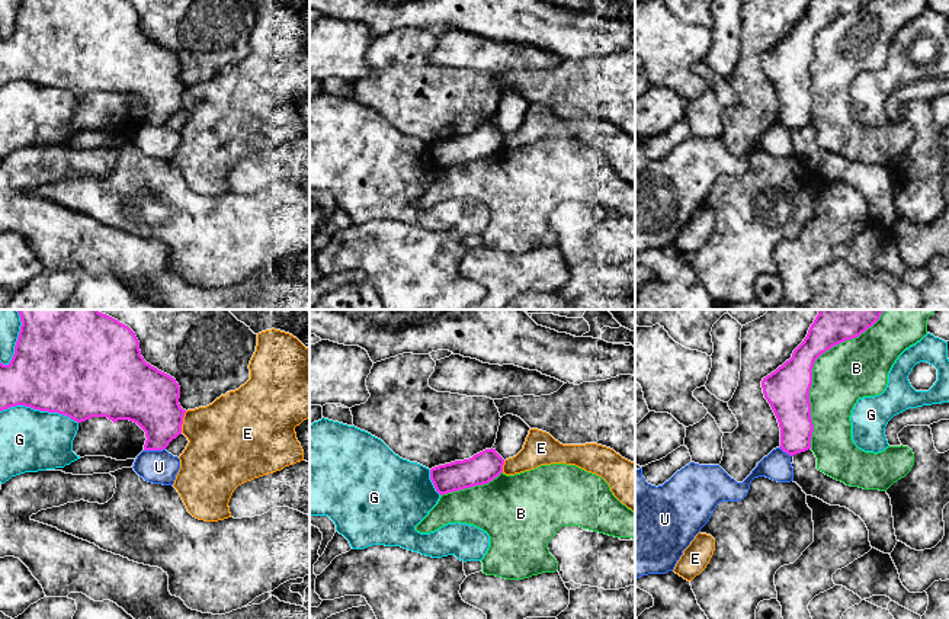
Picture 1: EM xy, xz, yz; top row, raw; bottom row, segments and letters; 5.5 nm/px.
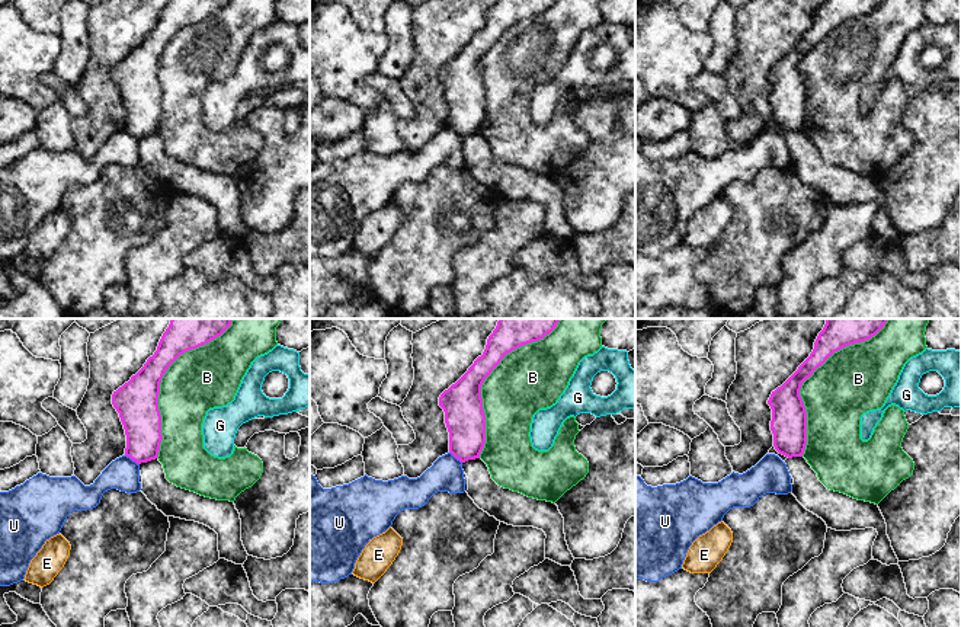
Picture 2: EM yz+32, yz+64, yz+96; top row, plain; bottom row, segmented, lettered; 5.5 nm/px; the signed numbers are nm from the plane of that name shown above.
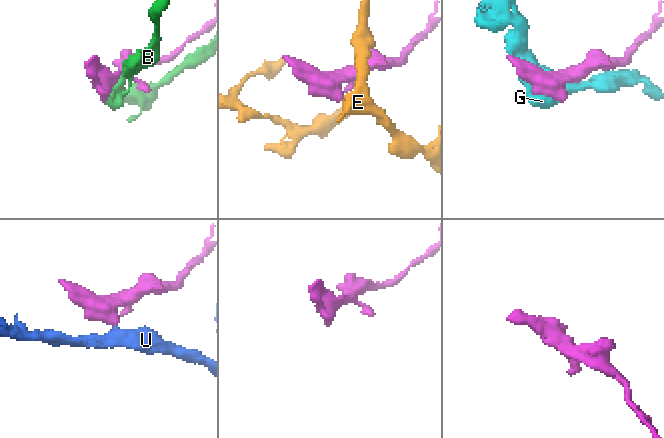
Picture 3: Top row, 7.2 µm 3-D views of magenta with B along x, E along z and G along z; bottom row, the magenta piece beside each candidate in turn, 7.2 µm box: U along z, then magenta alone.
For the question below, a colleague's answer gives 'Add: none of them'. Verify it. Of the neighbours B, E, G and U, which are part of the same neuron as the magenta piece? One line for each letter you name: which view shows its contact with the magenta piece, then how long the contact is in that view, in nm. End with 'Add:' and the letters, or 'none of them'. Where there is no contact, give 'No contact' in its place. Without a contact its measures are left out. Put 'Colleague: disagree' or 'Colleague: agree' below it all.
Add: none of them
Colleague: agree

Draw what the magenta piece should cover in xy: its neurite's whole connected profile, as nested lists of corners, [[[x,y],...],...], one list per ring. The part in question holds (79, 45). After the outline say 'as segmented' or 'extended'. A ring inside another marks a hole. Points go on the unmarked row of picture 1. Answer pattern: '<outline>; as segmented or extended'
[[[20,0],[19,12],[15,20],[15,29],[9,39],[0,36],[0,86],[16,80],[31,81],[39,86],[58,87],[81,97],[92,92],[108,92],[113,97],[129,94],[137,97],[145,106],[144,125],[163,125],[169,118],[182,109],[182,99],[186,84],[179,78],[180,61],[174,52],[158,45],[144,35],[140,25],[140,16],[128,0]]]; as segmented

